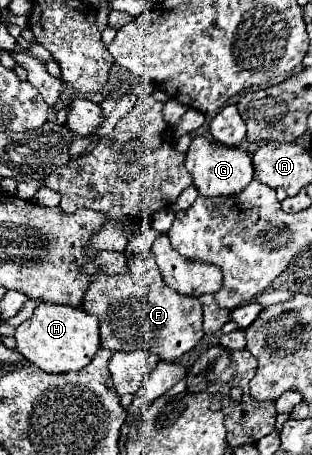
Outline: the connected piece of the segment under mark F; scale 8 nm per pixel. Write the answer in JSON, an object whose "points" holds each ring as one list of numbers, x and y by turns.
{"points":[[150,249,128,259,128,273,94,279,88,285,82,309,100,319,100,345,110,351,142,349,158,355,162,361,174,361,194,349,204,337,202,303,176,293,162,281]]}

